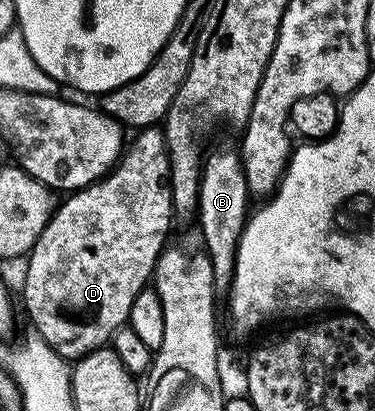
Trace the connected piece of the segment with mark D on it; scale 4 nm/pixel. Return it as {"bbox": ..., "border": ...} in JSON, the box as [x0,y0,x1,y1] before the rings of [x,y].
{"bbox":[24,126,174,361],"border":[[[159,126],[145,127],[139,132],[136,140],[127,144],[126,150],[120,157],[120,162],[104,176],[91,183],[89,187],[84,187],[80,191],[71,192],[64,204],[57,206],[48,219],[46,229],[38,237],[38,241],[33,245],[31,251],[26,256],[28,268],[24,271],[24,305],[26,311],[35,327],[35,332],[42,336],[55,352],[58,352],[63,359],[75,361],[99,347],[105,346],[112,338],[117,328],[125,326],[129,317],[130,309],[133,308],[134,297],[142,293],[148,286],[153,271],[156,269],[156,259],[160,252],[164,250],[169,242],[168,230],[172,227],[174,212],[172,210],[172,190],[168,182],[170,181],[170,157],[168,156],[168,142],[163,130]]]}

